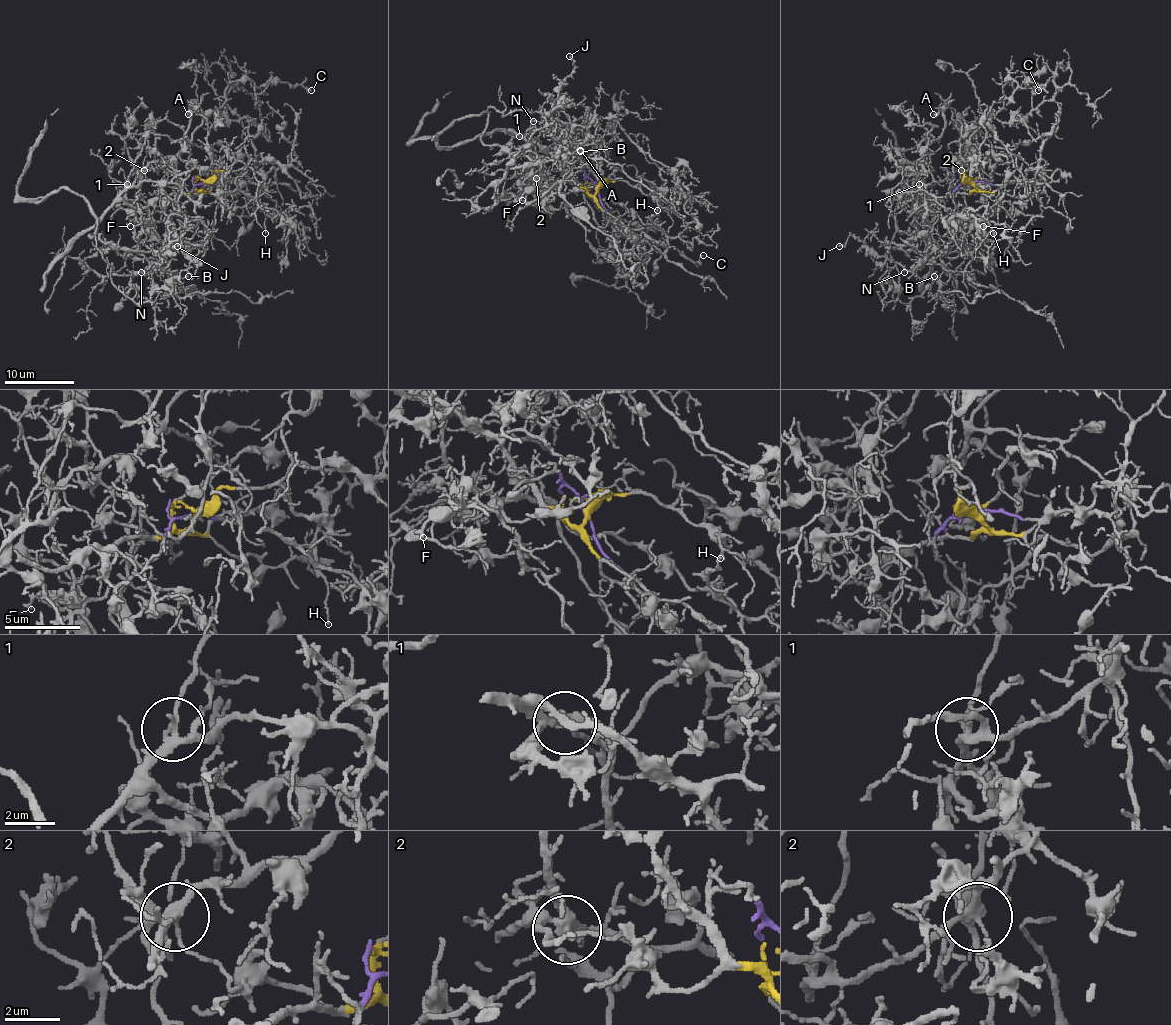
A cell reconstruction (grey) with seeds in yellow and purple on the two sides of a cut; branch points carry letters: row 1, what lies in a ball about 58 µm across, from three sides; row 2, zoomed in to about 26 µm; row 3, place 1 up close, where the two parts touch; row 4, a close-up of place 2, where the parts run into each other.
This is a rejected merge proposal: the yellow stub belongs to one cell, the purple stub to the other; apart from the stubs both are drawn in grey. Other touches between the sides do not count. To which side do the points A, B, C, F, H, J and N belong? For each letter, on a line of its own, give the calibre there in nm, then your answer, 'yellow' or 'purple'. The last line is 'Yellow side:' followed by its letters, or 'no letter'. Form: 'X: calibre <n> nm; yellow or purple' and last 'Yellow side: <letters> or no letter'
A: calibre 180 nm; yellow
B: calibre 110 nm; purple
C: calibre 140 nm; yellow
F: calibre 200 nm; purple
H: calibre 100 nm; yellow
J: calibre 130 nm; purple
N: calibre 110 nm; purple
Yellow side: A, C, H

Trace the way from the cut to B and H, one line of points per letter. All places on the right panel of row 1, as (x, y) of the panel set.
B: (971, 181), (952, 193), (965, 219), (965, 230), (935, 261), (949, 273), (949, 279), (940, 282), (935, 275)
H: (971, 183), (966, 179), (984, 171), (989, 153), (1006, 159), (1005, 195), (992, 233)

